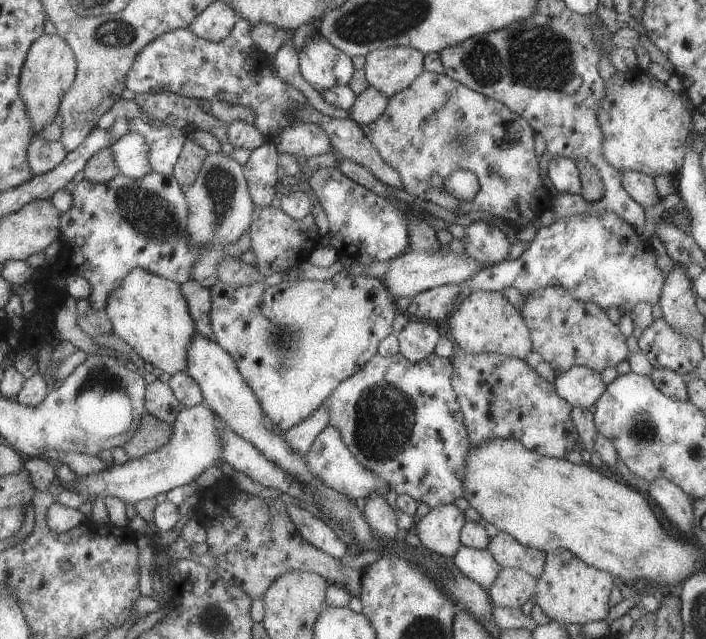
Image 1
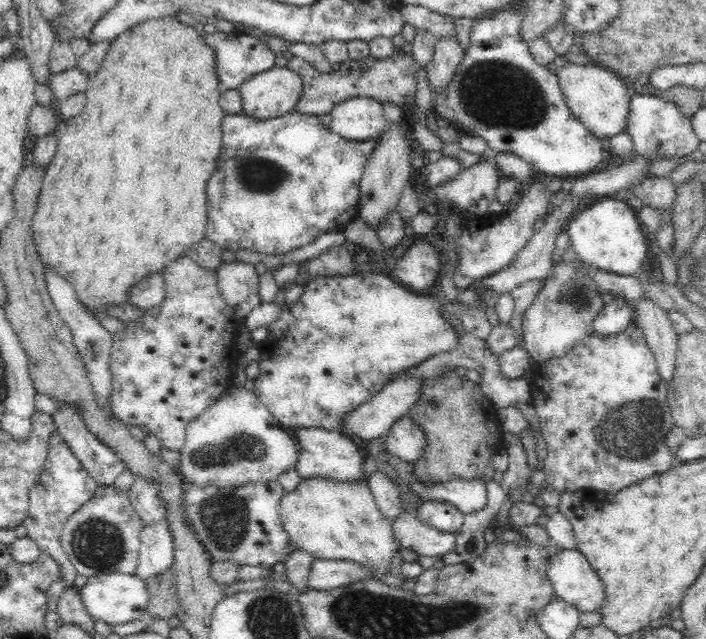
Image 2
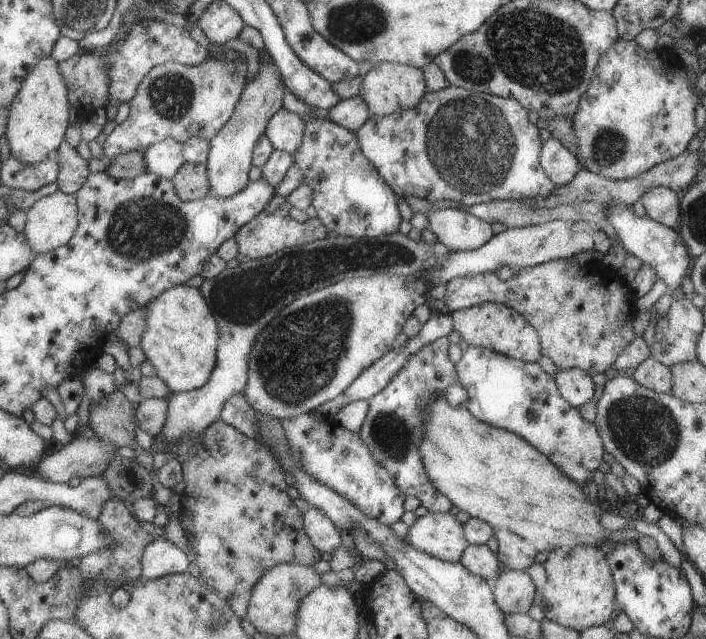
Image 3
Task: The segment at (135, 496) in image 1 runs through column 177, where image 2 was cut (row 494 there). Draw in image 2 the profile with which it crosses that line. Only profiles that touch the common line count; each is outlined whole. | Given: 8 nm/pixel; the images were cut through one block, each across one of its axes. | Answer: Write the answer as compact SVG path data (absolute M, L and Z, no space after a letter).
M458 476L458 478L452 478L452 480L446 480L444 484L442 482L425 484L420 480L414 480L414 482L410 482L410 491L412 491L412 495L414 495L416 499L420 499L420 501L438 500L448 502L456 506L456 508L464 514L482 510L487 502L486 484L482 483L482 480L461 478L460 476Z

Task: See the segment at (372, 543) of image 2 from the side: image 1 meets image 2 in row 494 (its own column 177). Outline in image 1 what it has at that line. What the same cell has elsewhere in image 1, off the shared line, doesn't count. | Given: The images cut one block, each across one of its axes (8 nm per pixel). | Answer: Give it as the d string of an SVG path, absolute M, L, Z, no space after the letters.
M139 266L131 268L117 282L117 286L109 290L103 314L111 325L112 334L129 345L147 368L155 367L169 375L185 372L187 344L195 334L196 328L187 312L186 301L183 300L177 283L150 274Z

